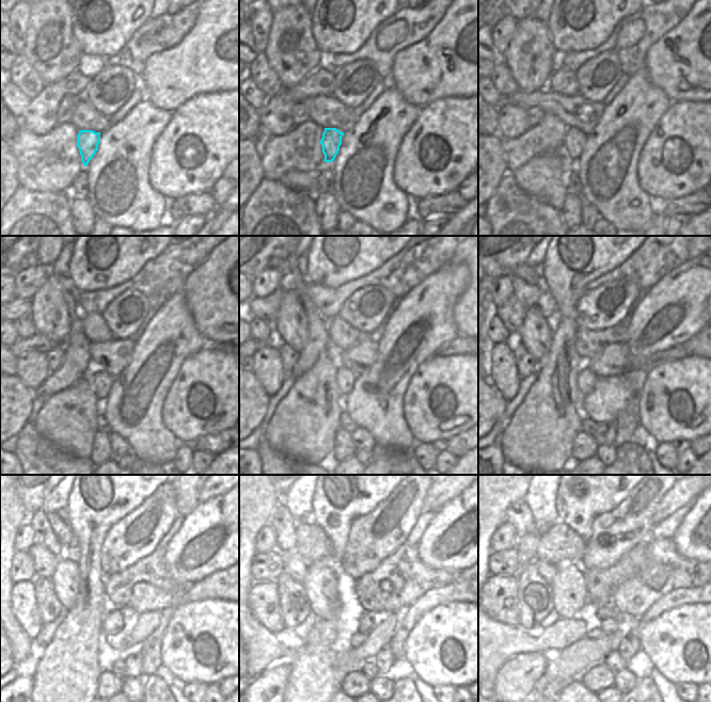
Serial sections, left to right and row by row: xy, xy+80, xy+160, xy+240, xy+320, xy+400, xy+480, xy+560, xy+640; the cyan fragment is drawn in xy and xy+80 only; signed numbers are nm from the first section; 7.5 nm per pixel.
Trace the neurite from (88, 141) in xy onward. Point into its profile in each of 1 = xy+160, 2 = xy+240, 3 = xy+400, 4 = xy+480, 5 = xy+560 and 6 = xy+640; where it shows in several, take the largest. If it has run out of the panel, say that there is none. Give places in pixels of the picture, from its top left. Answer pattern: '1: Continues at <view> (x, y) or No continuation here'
1: Continues at xy+160 (574, 139)
2: Continues at xy+240 (101, 382)
3: Continues at xy+400 (586, 379)
4: Continues at xy+480 (125, 619)
5: Continues at xy+560 (368, 620)
6: Continues at xy+640 (609, 625)

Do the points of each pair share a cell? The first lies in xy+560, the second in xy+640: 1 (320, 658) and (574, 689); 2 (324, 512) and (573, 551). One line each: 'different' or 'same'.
1: different
2: different

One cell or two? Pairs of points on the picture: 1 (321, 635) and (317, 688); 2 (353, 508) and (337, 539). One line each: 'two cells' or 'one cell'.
1: one cell
2: one cell

